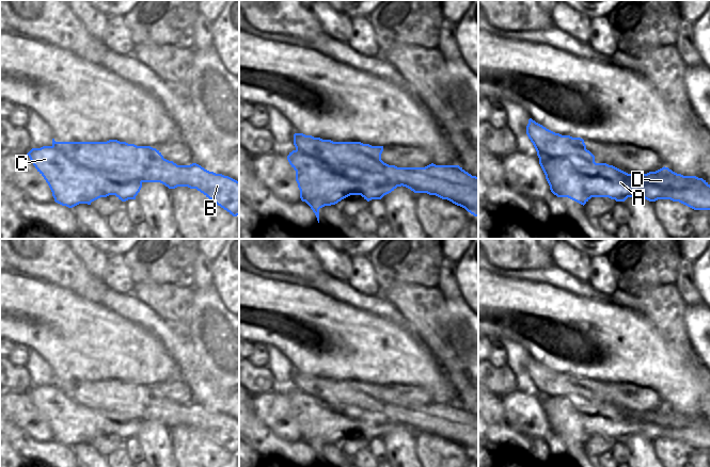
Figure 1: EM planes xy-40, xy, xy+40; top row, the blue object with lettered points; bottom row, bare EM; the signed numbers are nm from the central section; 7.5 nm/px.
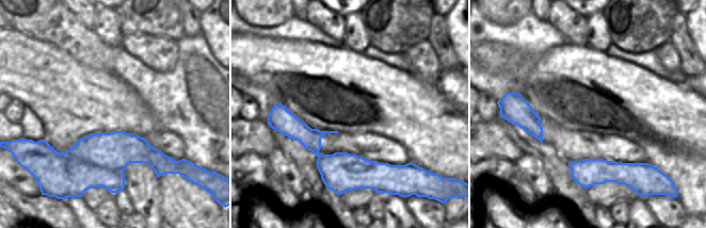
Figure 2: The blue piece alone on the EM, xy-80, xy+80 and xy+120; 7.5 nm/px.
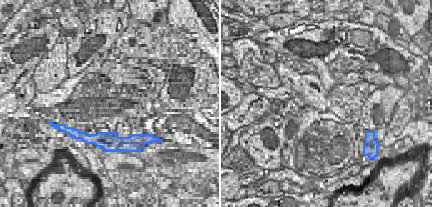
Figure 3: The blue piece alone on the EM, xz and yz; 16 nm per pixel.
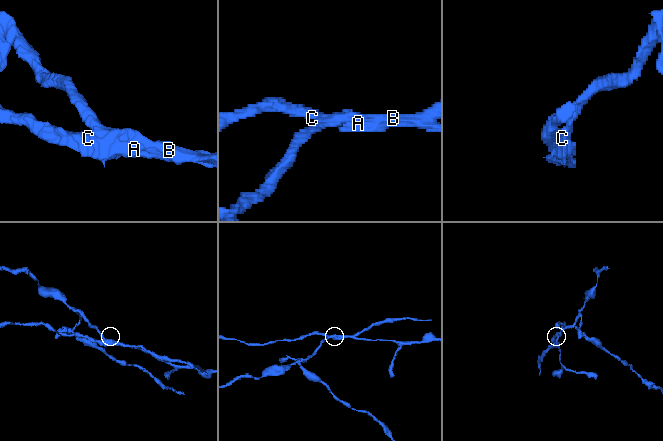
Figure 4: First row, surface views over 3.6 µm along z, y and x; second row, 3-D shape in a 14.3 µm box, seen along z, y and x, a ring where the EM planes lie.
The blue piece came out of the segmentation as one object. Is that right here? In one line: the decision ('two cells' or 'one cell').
two cells

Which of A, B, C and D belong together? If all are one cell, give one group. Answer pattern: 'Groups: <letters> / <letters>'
Groups: A B D / C.

